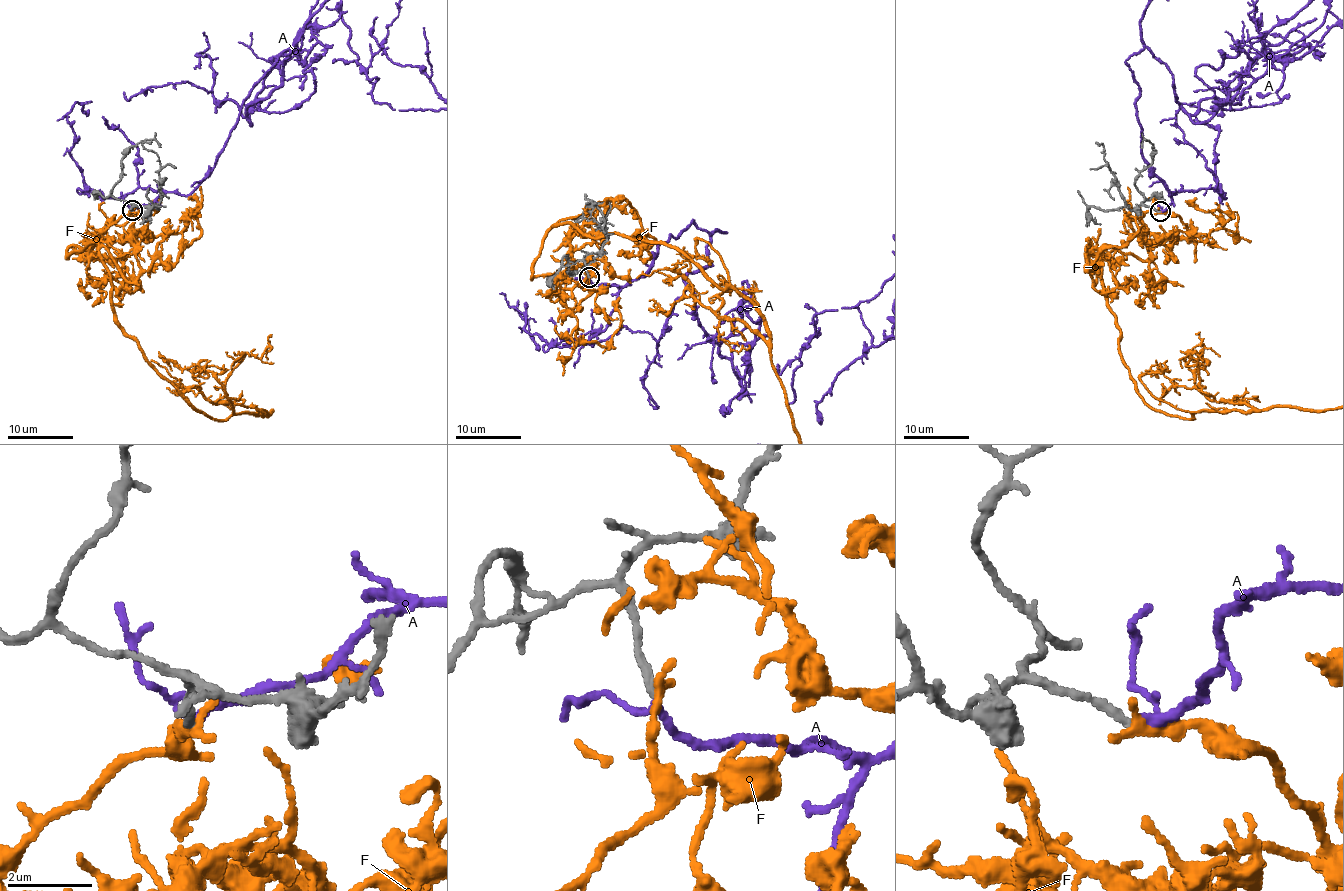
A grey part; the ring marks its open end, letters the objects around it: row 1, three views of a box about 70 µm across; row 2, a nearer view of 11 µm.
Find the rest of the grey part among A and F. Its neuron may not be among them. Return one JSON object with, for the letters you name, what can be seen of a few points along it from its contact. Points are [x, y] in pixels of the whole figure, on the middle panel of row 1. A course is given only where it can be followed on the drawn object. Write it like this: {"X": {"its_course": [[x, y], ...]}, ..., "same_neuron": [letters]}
{"same_neuron": ["A"]}

